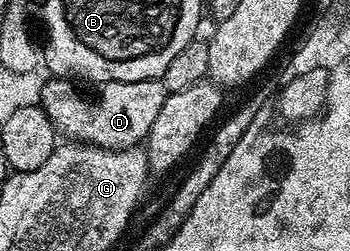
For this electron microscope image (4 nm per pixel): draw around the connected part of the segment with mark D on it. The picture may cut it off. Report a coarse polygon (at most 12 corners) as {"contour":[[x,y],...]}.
{"contour":[[48,76],[38,104],[64,138],[102,149],[146,142],[167,88],[108,81],[96,101]]}

